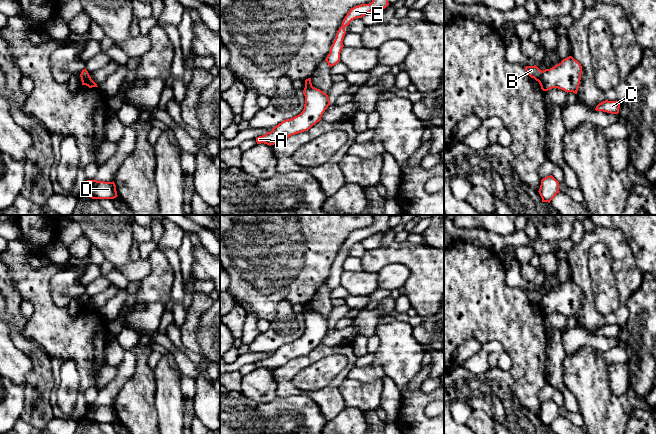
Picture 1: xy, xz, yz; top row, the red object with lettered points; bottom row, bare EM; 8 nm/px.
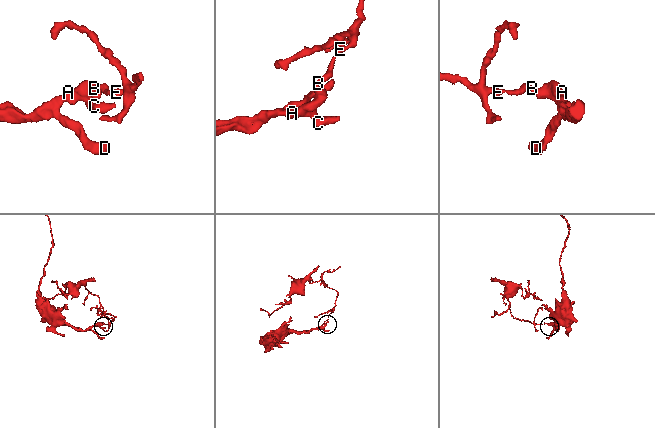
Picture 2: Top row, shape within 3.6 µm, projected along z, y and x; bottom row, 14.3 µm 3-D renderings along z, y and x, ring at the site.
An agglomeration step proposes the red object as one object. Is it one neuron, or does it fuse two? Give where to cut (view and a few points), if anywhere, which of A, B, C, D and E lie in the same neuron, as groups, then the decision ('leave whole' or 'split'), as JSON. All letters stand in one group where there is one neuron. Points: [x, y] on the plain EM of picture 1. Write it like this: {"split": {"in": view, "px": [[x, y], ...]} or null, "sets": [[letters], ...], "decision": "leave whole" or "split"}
{"split": {"in": "yz", "px": [[542, 295], [538, 305]]}, "sets": [["A", "C", "D"], ["B", "E"]], "decision": "split"}

